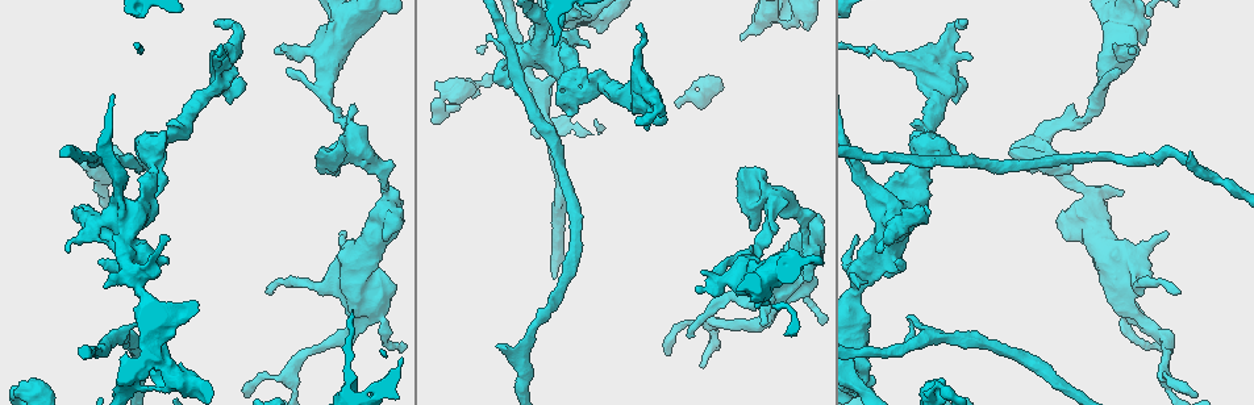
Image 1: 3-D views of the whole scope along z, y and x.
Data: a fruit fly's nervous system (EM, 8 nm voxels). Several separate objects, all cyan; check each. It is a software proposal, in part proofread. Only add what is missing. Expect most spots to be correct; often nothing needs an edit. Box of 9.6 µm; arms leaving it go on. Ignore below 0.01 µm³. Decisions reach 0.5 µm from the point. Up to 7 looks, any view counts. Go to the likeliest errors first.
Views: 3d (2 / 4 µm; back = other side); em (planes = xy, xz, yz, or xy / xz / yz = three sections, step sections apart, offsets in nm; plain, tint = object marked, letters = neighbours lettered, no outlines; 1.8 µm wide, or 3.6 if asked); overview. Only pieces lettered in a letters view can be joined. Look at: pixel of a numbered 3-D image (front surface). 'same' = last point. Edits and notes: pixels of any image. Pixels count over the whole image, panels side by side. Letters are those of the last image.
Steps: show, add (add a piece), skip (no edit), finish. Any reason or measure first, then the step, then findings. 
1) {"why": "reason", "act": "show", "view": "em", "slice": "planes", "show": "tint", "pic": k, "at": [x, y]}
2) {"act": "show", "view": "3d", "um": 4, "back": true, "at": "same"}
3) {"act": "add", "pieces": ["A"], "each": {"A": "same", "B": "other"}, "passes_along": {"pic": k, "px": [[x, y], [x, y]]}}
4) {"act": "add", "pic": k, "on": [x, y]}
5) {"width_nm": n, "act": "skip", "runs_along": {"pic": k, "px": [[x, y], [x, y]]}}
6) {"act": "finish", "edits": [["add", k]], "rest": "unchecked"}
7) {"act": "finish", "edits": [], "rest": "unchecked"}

{"why": "branch stops here", "act": "show", "view": "em", "slice": "planes", "show": "letters", "pic": 1, "at": [811, 24]}

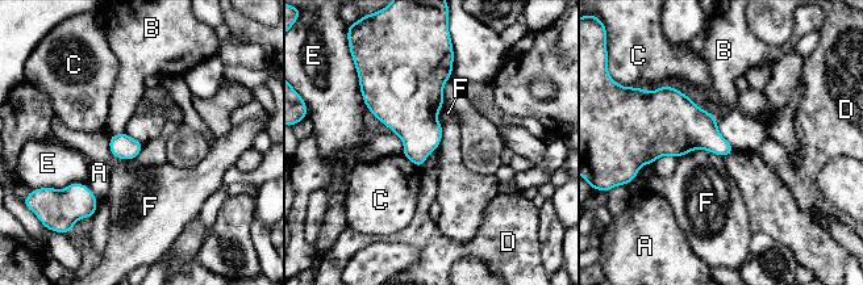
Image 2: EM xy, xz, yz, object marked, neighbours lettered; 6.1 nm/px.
{"act": "skip", "each": {"A": "other", "B": "other", "C": "other", "D": "other", "E": "other", "F": "other"}, "border": {"pic": 2, "px": [[722, 156], [695, 149], [676, 160]]}, "found": "none of them fits"}

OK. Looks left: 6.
{"why": "a narrow waist", "act": "show", "view": "em", "slice": "planes", "show": "letters", "pic": 1, "at": [172, 367]}

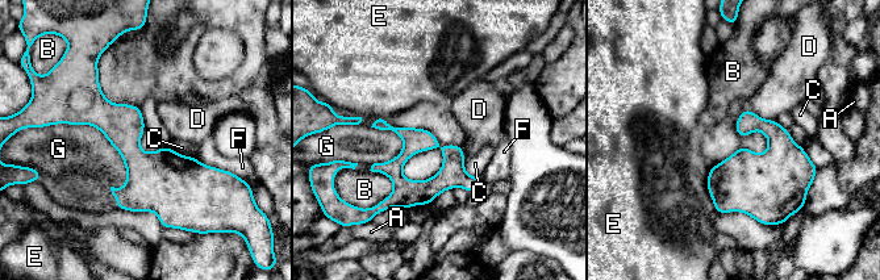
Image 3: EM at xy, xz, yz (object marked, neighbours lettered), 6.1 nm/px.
{"longest_contact_nm": ["G", 600], "act": "skip", "each": {"A": "other", "B": "other", "C": "other", "D": "other", "E": "other", "F": "other", "G": "other"}, "found": "none of them fits"}

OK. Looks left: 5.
{"act": "show", "view": "3d", "um": 2, "pic": 1, "at": [351, 146]}

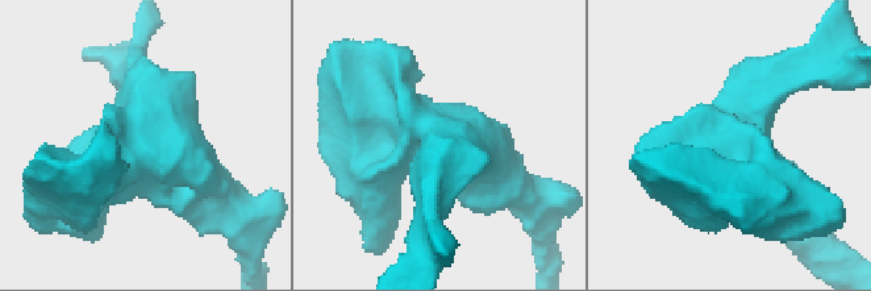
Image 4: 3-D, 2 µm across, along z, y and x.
{"arms": 4, "why": "shape alone is not enough", "act": "show", "view": "em", "slice": "planes", "show": "letters", "pic": 4, "at": [740, 144]}

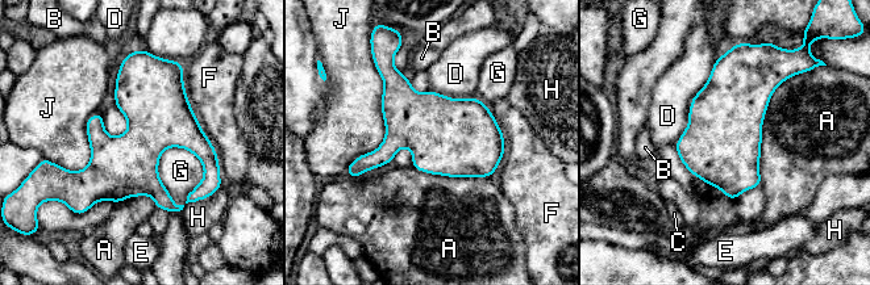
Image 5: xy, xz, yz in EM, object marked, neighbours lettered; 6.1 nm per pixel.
{"longest_contact_nm": ["A", 700], "act": "skip", "each": {"A": "other", "B": "other", "C": "other", "D": "other", "E": "other", "F": "other", "G": "other", "H": "other", "J": "other"}, "border": {"pic": 5, "px": [[171, 146], [158, 177], [183, 205]]}, "found": "none of them fits"}

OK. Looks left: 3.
{"act": "finish", "edits": [], "rest": "unchecked"}

